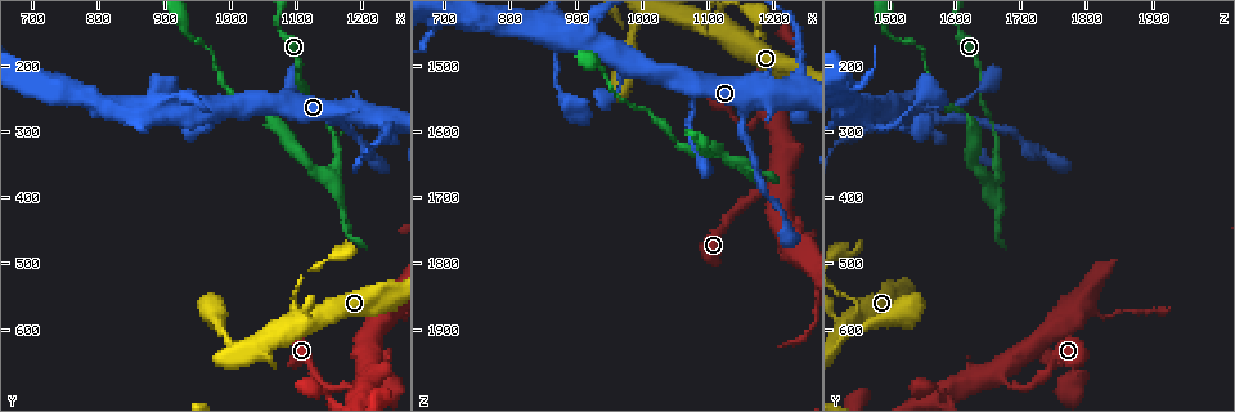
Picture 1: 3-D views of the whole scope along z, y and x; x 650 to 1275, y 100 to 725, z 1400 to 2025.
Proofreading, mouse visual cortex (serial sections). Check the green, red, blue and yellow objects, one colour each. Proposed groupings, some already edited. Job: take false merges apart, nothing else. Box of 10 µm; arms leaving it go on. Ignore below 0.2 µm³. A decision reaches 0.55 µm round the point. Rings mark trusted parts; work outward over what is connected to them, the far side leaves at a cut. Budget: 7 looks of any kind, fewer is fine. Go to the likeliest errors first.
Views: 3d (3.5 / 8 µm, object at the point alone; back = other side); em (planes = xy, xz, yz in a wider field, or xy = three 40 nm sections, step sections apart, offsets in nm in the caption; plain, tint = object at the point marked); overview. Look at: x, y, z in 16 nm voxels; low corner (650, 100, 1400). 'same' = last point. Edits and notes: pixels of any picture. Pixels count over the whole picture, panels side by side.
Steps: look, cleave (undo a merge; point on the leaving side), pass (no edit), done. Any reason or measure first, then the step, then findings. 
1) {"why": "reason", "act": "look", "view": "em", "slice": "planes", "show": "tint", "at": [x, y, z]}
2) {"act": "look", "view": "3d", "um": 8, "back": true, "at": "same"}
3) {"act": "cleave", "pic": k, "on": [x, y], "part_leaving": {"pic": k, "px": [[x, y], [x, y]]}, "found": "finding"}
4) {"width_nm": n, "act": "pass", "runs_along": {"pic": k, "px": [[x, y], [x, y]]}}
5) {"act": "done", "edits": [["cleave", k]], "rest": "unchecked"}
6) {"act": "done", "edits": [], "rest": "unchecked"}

{"why": "abrupt turn", "act": "look", "view": "3d", "um": 3.5, "back": true, "at": [1155, 370, 1660]}

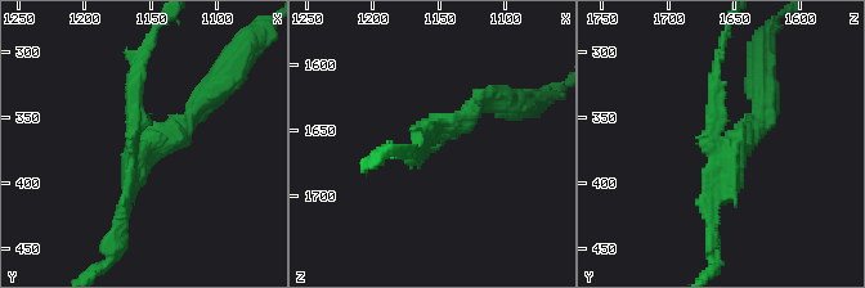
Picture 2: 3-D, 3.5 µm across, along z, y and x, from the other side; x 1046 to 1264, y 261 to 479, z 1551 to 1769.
{"why": "shape alone is not enough", "act": "look", "view": "em", "slice": "xy", "step": 2, "show": "tint", "at": [1160, 376, 1656]}

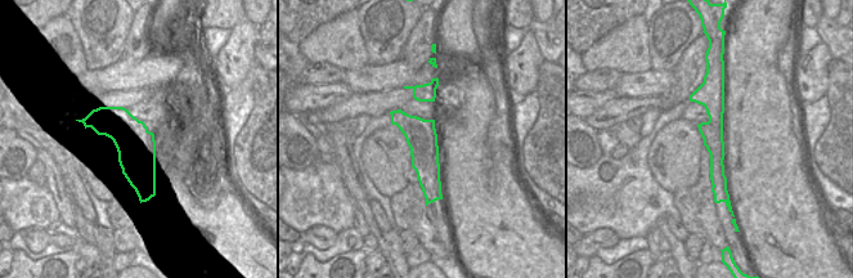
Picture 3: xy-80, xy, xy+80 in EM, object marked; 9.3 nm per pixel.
{"act": "cleave", "pic": 2, "on": [187, 125], "part_leaving": {"pic": 2, "px": [[722, 145], [758, 118], [758, 79]]}, "found": "two cells meet here"}

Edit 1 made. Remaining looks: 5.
{"act": "look", "view": "overview"}

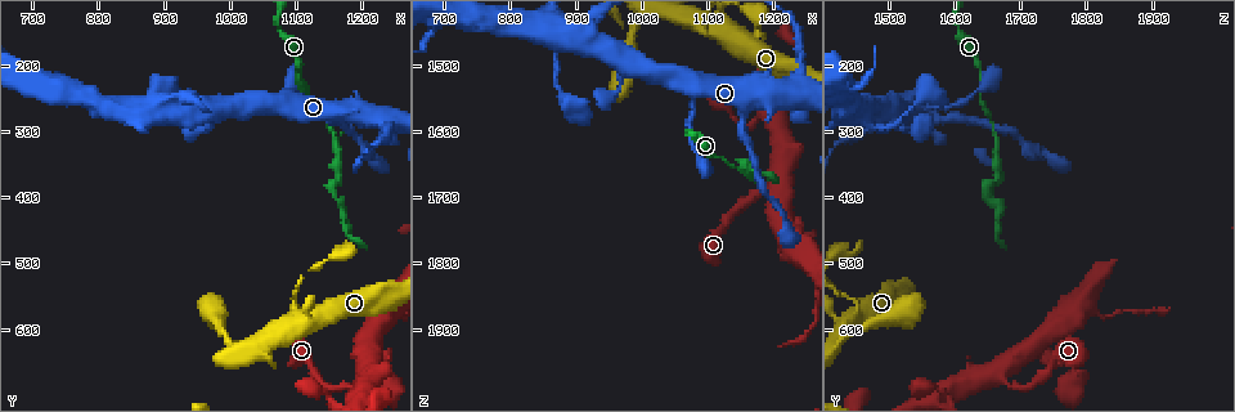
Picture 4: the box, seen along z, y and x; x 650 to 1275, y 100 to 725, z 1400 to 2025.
{"why": "sharp bend", "act": "look", "view": "3d", "um": 3.5, "back": true, "at": [875, 290, 1465]}

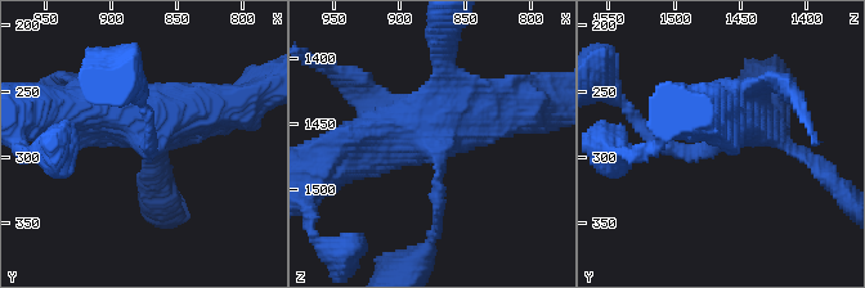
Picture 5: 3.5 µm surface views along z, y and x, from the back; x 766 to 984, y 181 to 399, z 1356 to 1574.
{"act": "look", "view": "em", "slice": "xy", "step": 5, "show": "tint", "at": "same"}

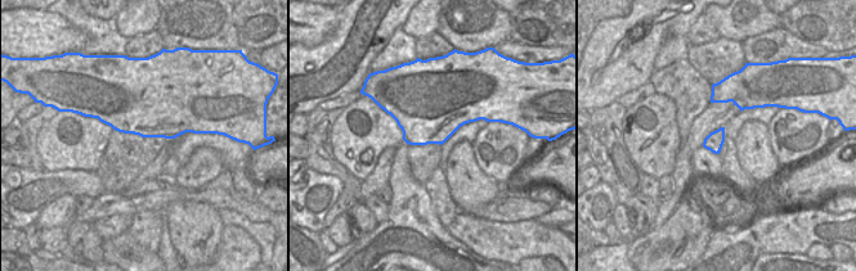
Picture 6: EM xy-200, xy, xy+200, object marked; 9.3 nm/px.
{"act": "pass", "runs_along": {"pic": 5, "px": [[352, 152], [518, 112]]}, "found": "all the same cell"}

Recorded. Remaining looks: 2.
{"why": "thin arm on a thick one", "act": "look", "view": "3d", "um": 3.5, "at": [1100, 575, 1450]}

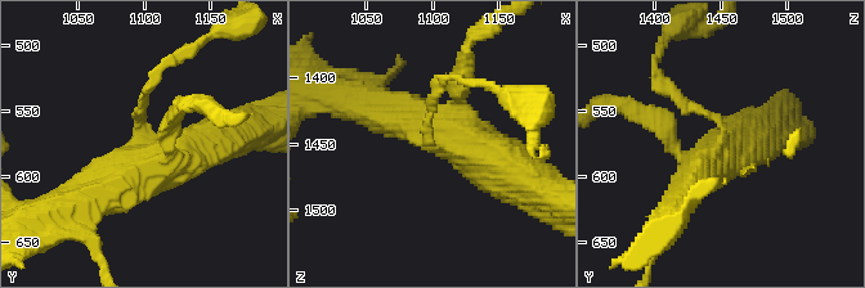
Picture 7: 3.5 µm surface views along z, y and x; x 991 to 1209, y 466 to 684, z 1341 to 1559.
{"arms": 4, "arm_widths_nm": [100, 200, 400, 500], "act": "look", "view": "em", "slice": "planes", "show": "tint", "at": [1100, 574, 1452]}

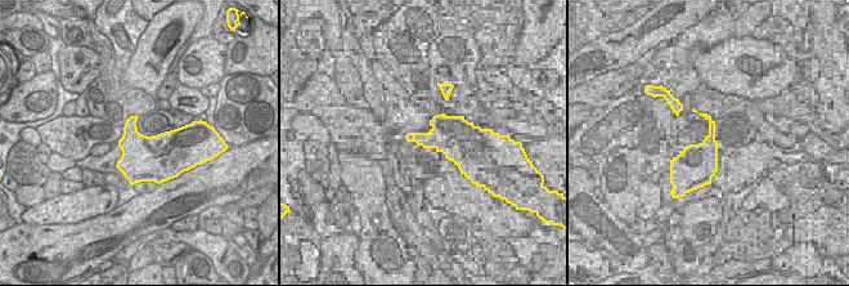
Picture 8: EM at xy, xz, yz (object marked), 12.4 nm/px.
{"act": "pass", "found": "continuous, no second cell"}

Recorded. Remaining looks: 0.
{"act": "done", "edits": [["cleave", 2]], "rest": "unchecked"}

